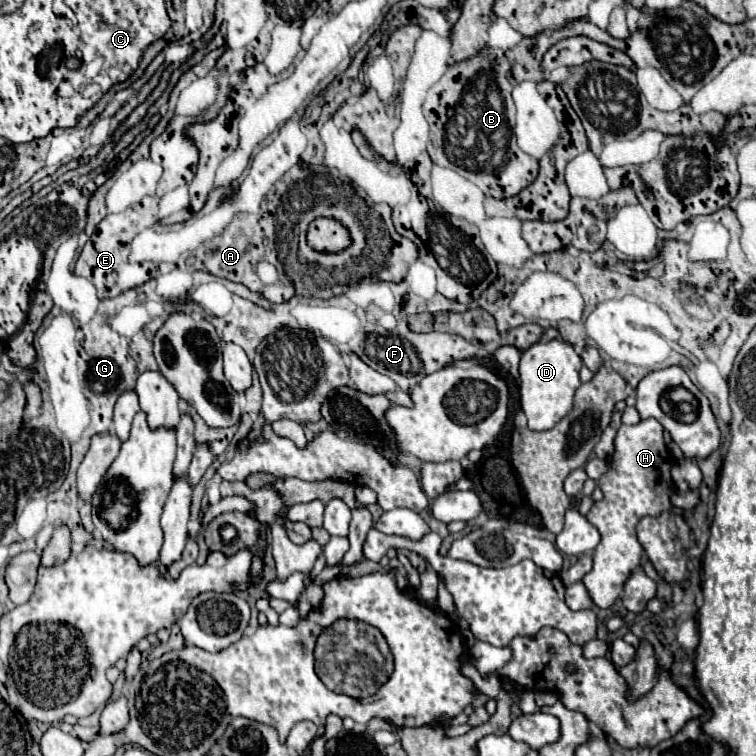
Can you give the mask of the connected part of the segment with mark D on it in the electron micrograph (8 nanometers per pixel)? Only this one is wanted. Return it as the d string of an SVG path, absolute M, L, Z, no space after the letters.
M552 339L548 343L534 343L522 351L520 359L520 405L528 417L528 427L534 431L552 429L572 409L574 391L580 387L578 371L582 367L580 355L568 341Z

